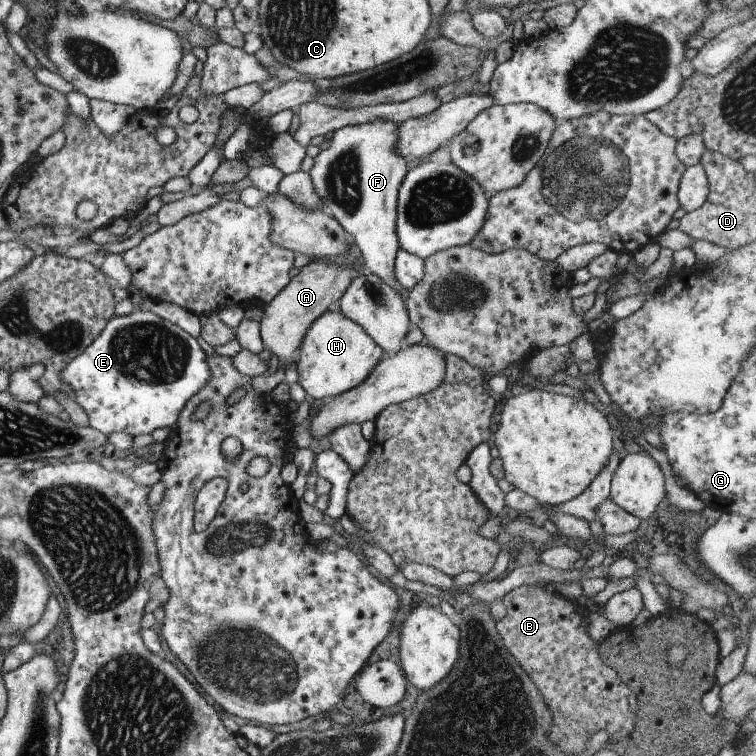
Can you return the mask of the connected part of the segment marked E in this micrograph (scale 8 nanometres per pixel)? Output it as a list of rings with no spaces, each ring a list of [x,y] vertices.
[[[134,307],[128,315],[109,319],[97,338],[63,366],[59,380],[73,391],[75,402],[87,416],[88,426],[106,437],[113,432],[124,432],[134,437],[151,434],[155,428],[173,428],[185,402],[209,380],[209,368],[204,356],[196,338],[179,326],[150,311]]]

